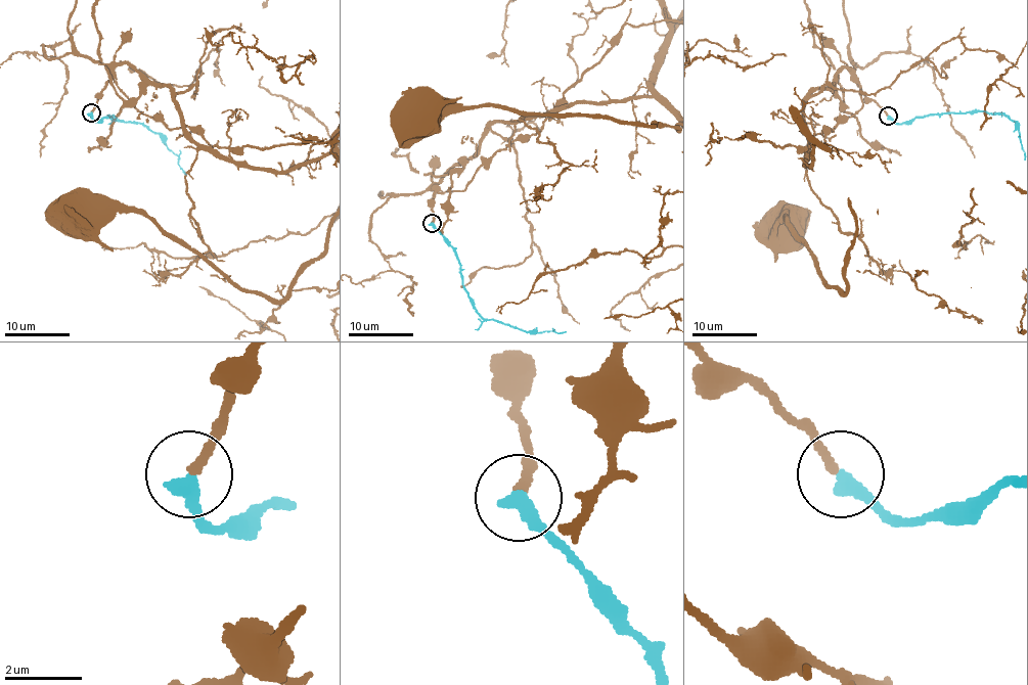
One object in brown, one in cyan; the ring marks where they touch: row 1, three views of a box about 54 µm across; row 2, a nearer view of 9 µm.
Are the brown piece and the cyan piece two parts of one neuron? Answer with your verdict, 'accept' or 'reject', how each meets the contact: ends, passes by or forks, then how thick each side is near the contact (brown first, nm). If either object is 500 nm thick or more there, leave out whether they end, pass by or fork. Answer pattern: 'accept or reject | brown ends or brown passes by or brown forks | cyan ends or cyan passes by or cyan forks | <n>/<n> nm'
accept | brown ends | cyan ends | 240/440 nm

